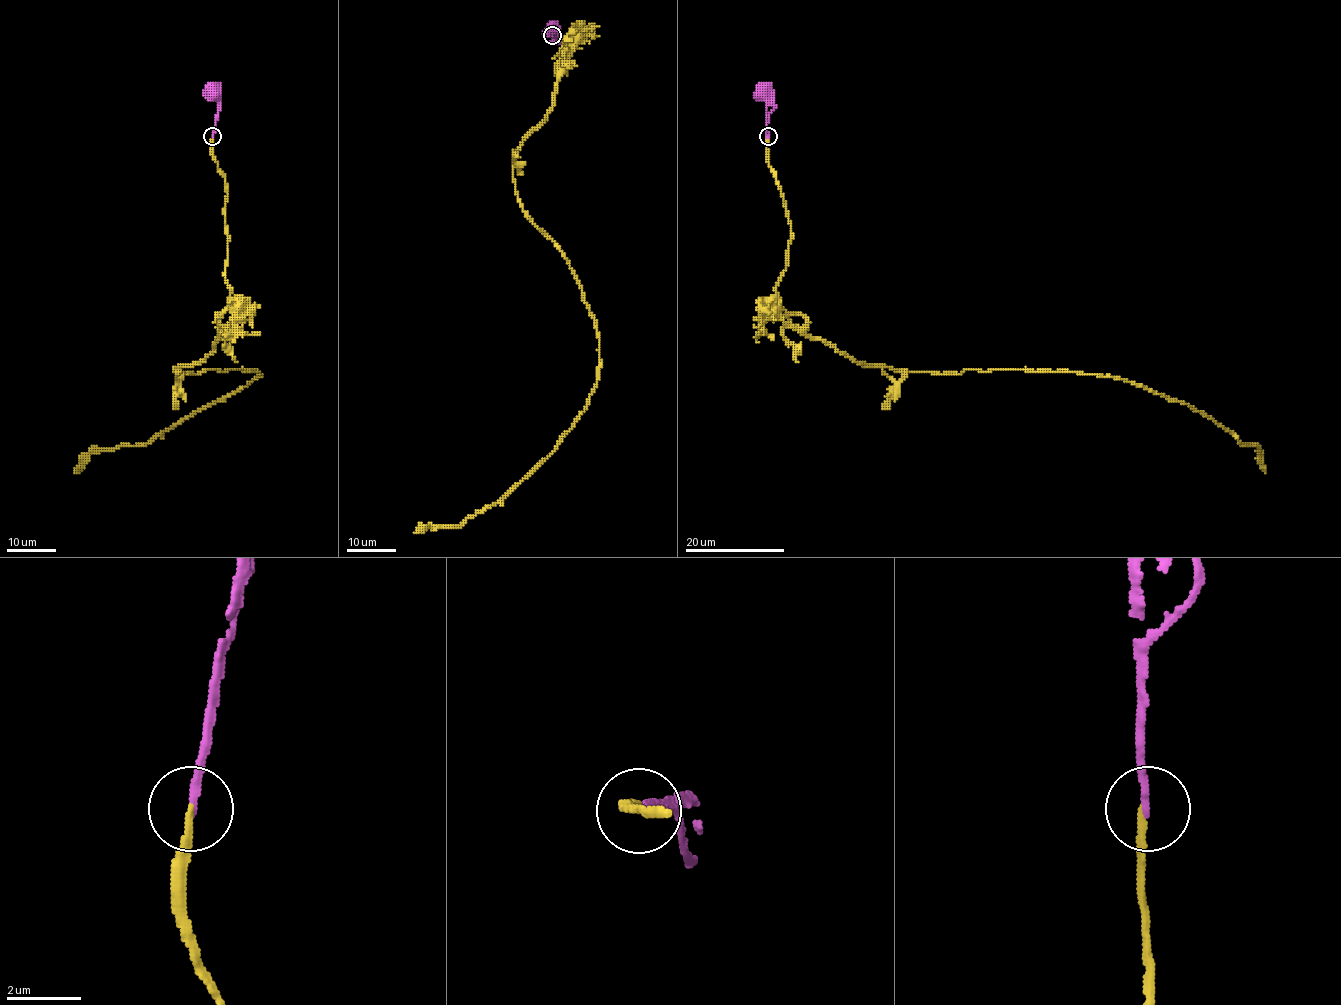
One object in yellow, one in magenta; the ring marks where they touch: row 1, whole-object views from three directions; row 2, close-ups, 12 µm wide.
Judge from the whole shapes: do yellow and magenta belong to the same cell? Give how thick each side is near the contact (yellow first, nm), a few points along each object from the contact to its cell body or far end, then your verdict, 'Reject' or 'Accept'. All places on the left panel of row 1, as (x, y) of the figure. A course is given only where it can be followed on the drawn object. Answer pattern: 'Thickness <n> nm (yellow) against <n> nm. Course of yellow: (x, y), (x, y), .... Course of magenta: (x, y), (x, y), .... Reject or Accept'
Thickness 180 nm (yellow) against 200 nm. Course of yellow: (212, 136), (227, 189), (233, 317), (200, 362), (174, 371), (260, 374), (143, 444), (96, 449), (75, 474). Course of magenta: (212, 136), (218, 109), (218, 97), (213, 91). Accept

